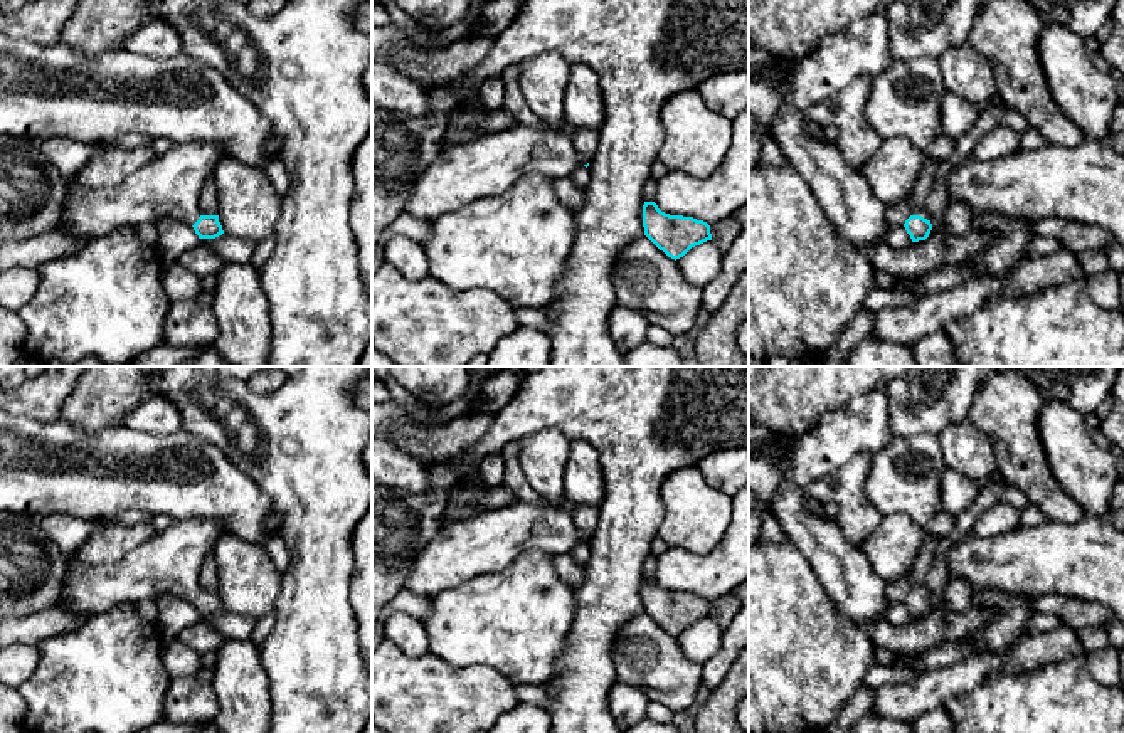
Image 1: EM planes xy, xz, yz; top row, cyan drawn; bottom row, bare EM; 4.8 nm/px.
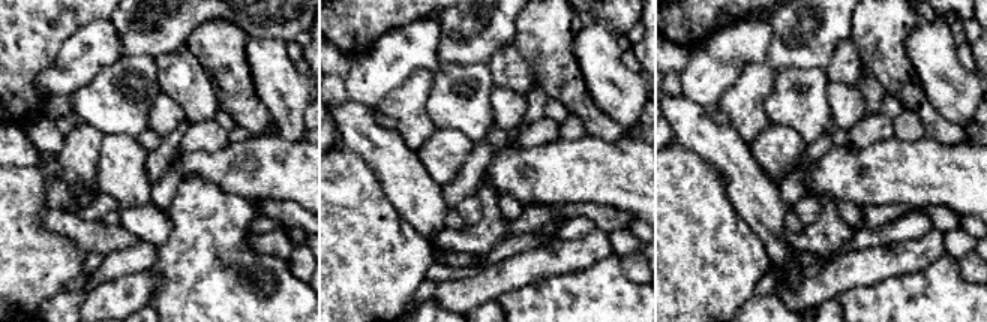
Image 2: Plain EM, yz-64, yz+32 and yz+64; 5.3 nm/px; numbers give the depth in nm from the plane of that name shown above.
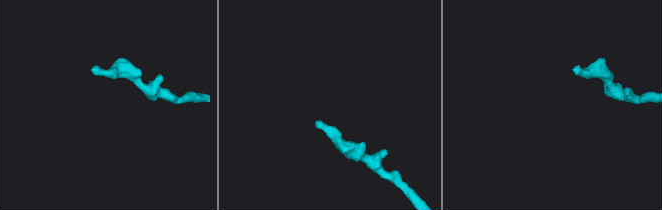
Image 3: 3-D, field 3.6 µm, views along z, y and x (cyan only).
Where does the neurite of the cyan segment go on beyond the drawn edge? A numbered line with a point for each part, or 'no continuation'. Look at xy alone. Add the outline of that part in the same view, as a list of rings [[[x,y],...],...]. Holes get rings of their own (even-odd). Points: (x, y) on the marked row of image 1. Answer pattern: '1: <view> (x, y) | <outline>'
1: xy (170, 185) | [[[212,143],[173,145],[116,187],[69,183],[59,229],[98,239],[125,225],[173,217],[194,225],[205,178],[215,173],[222,148]]]

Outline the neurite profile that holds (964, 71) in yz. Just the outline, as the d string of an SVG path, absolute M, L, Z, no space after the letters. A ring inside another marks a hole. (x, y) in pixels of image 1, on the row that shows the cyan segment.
M968 42L939 59L947 91L968 99L983 113L991 103L1003 103L989 62Z

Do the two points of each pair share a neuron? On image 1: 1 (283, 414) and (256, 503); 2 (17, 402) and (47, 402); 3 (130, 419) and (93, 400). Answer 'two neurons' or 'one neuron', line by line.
1: two neurons
2: one neuron
3: two neurons

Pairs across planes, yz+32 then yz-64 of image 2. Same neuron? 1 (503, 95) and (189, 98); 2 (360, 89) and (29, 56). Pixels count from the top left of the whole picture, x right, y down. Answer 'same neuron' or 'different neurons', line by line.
1: different neurons
2: different neurons

